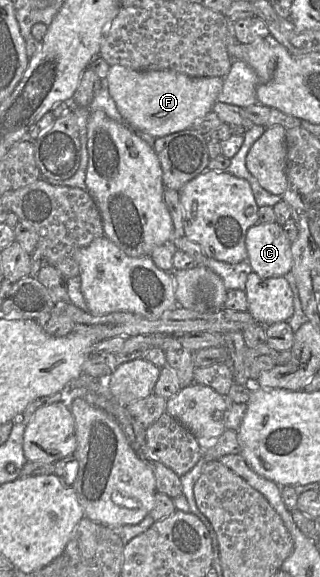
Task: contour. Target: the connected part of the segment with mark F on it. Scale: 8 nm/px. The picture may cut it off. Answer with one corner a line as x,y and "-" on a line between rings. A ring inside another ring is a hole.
111,65
106,87
121,116
131,129
138,129
154,138
191,128
212,111
223,86
222,77
190,77
173,70
139,71

